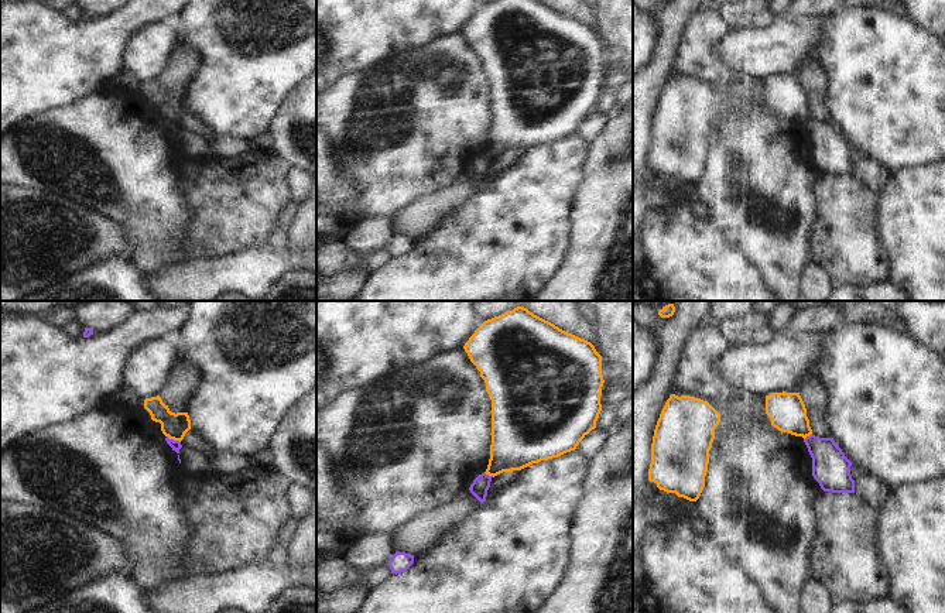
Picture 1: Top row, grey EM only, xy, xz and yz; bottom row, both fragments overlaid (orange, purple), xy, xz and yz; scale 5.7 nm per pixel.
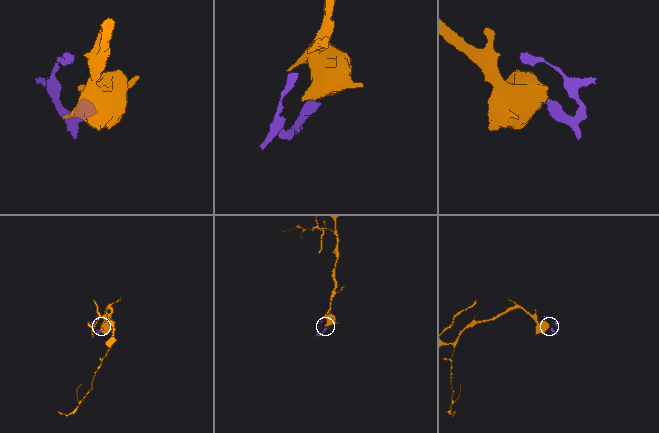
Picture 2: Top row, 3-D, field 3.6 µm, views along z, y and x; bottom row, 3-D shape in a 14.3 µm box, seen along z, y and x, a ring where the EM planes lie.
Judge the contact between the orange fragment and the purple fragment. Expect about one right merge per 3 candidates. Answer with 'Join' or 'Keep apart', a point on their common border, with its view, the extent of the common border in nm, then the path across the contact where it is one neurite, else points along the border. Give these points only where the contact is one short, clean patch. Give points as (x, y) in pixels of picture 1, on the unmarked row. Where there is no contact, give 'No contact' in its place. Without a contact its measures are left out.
Keep apart. Touches orange at xy (174, 123). Shared border 90 nm. Boundary: xy (167, 119), (180, 126).

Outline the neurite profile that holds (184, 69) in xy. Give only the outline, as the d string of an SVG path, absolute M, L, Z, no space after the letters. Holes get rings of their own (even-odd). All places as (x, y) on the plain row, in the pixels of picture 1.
M181 40L174 61L160 81L171 96L188 96L189 86L199 76L202 64L201 51Z

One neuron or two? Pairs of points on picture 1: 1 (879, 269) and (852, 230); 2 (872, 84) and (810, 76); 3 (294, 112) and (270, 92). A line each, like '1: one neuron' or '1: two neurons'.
1: one neuron
2: two neurons
3: two neurons

